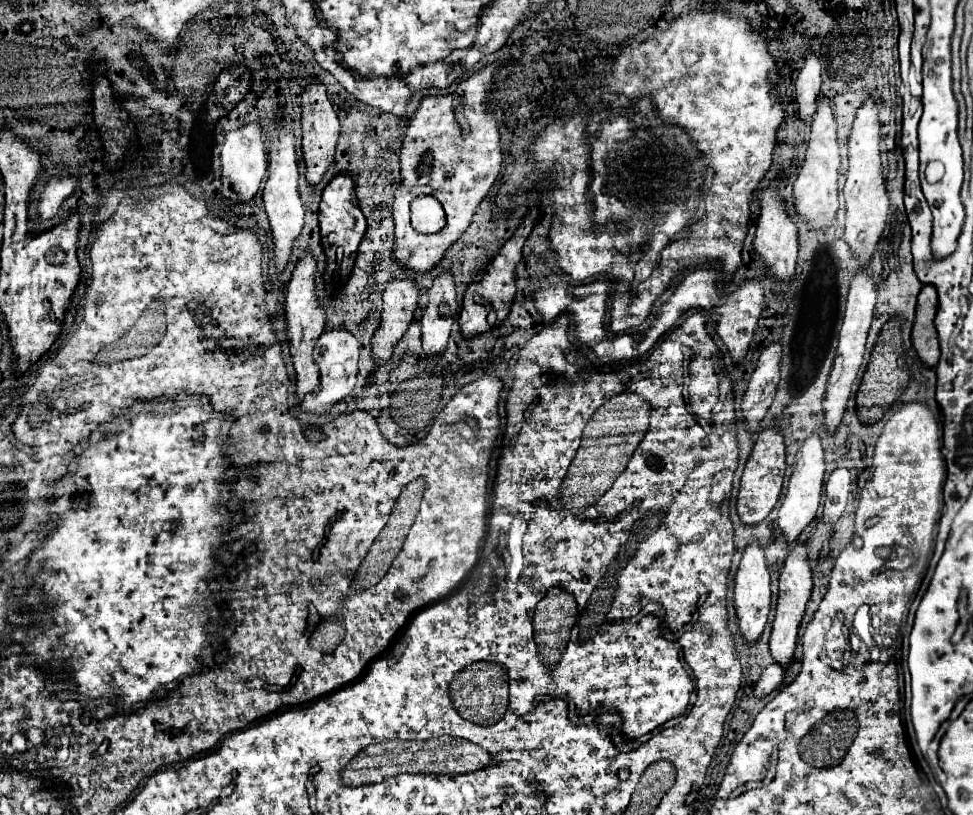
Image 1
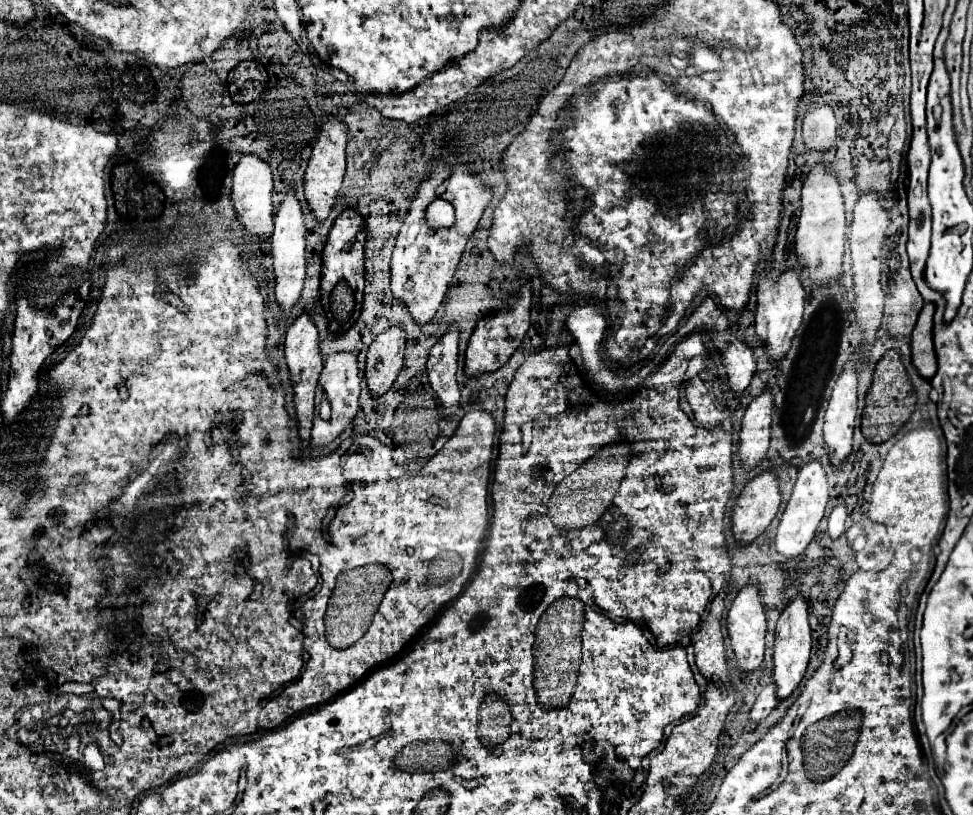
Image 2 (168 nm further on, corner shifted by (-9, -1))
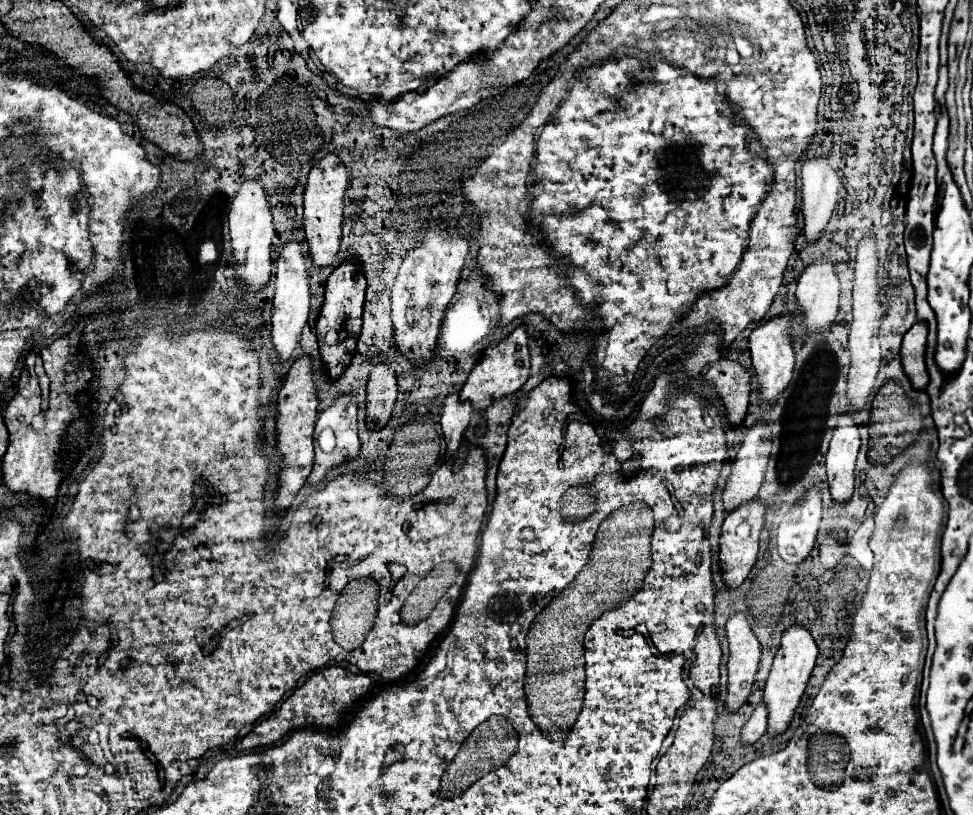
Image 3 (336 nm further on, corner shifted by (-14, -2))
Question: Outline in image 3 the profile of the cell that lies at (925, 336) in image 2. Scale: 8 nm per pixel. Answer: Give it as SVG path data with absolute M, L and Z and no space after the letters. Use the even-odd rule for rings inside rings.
M919 321L907 331L901 347L901 363L915 389L923 389L929 383L925 367L925 349L927 349L927 323Z

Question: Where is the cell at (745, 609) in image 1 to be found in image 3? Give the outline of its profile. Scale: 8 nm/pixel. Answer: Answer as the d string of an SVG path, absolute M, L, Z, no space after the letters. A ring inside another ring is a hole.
M735 613L727 621L725 629L729 641L729 683L725 705L733 713L745 703L747 695L751 693L761 661L761 643L751 629L747 613Z

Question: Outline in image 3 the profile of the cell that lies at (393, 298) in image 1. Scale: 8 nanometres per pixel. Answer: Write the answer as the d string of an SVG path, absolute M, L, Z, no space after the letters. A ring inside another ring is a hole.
M379 361L367 381L367 427L381 429L391 417L397 399L397 377L389 363Z

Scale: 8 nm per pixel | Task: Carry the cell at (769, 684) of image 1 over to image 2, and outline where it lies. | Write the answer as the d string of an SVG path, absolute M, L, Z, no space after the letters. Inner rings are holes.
M768 684L768 686L760 692L760 696L756 698L756 702L754 702L752 710L750 710L750 720L752 720L752 722L764 720L776 706L778 706L778 698L774 696L774 684Z

